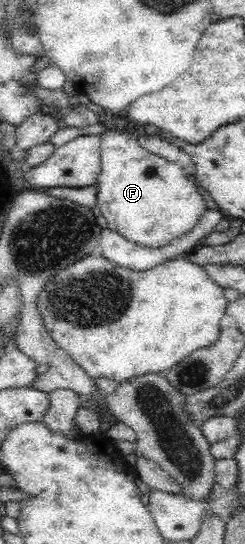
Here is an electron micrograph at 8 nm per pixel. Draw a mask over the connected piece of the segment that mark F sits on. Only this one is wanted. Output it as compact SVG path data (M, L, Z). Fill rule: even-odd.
M107 128L101 135L101 172L97 179L96 207L108 222L111 232L146 249L162 249L198 226L199 218L208 210L203 191L180 166L161 156L145 151L128 131Z

